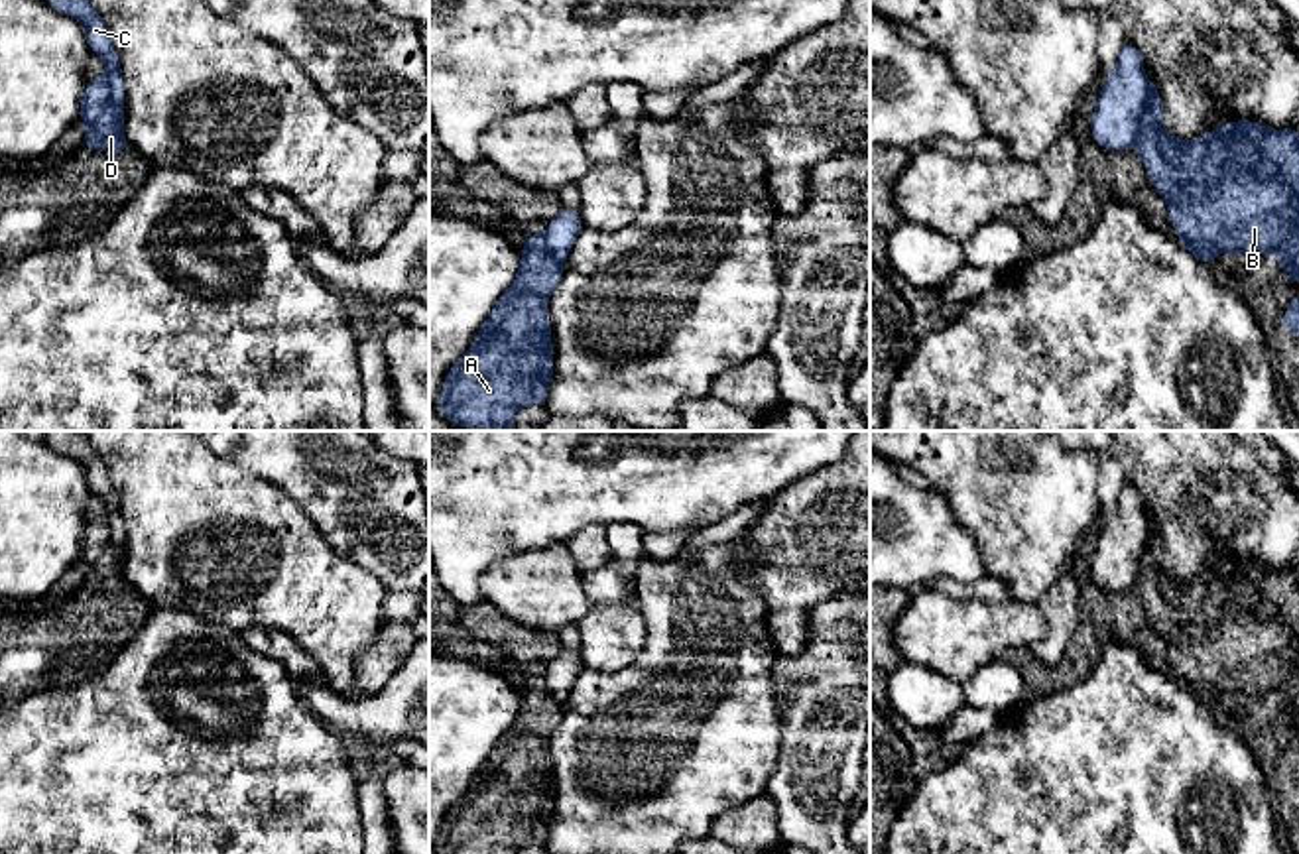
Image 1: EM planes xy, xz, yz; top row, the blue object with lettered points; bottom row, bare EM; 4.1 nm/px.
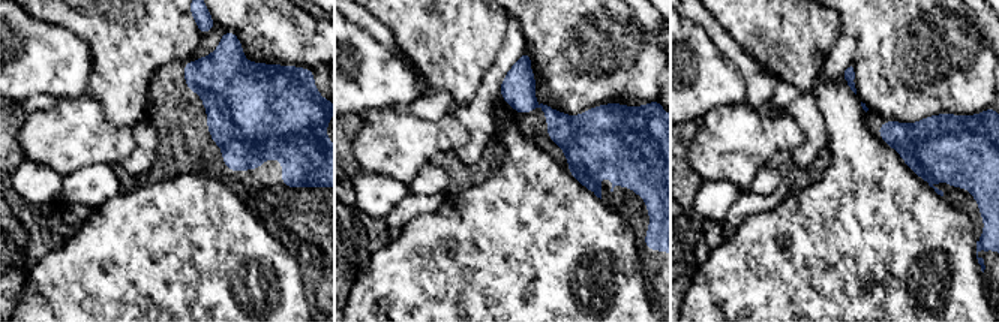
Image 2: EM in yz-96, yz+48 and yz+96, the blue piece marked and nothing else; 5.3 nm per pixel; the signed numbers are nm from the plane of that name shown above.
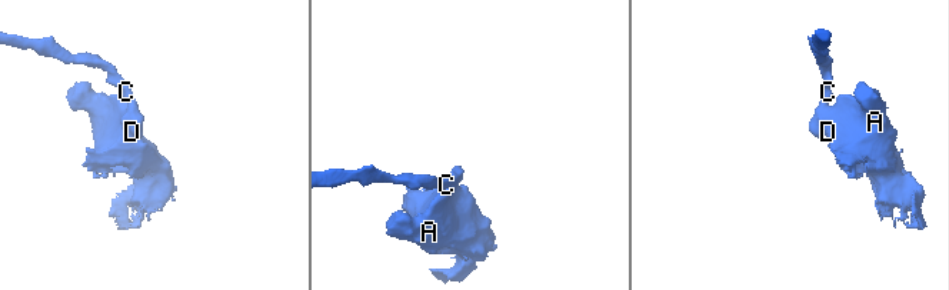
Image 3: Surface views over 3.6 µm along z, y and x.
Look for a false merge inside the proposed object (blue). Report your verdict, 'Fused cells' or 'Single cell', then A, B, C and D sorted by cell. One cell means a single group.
Fused cells. Groups: A B D / C

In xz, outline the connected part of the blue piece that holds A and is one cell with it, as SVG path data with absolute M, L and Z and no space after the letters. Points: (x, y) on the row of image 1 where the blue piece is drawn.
M543 234L524 240L520 270L474 344L449 370L439 409L453 425L510 431L527 403L547 405L553 344L547 299L563 277Z

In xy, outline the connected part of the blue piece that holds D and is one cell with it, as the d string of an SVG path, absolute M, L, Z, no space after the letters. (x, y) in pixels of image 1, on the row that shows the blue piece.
M102 79L87 83L81 94L81 120L87 126L81 148L96 148L112 155L126 152L124 122L112 104L110 85Z

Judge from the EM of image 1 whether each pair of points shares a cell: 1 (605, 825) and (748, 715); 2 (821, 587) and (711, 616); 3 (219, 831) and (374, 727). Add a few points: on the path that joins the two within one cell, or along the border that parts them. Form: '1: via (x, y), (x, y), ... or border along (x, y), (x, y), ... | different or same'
1: via (640, 807), (664, 799), (713, 750) | same
2: border along (764, 571), (752, 577), (752, 585), (760, 593) | different
3: border along (306, 705), (341, 734) | different

